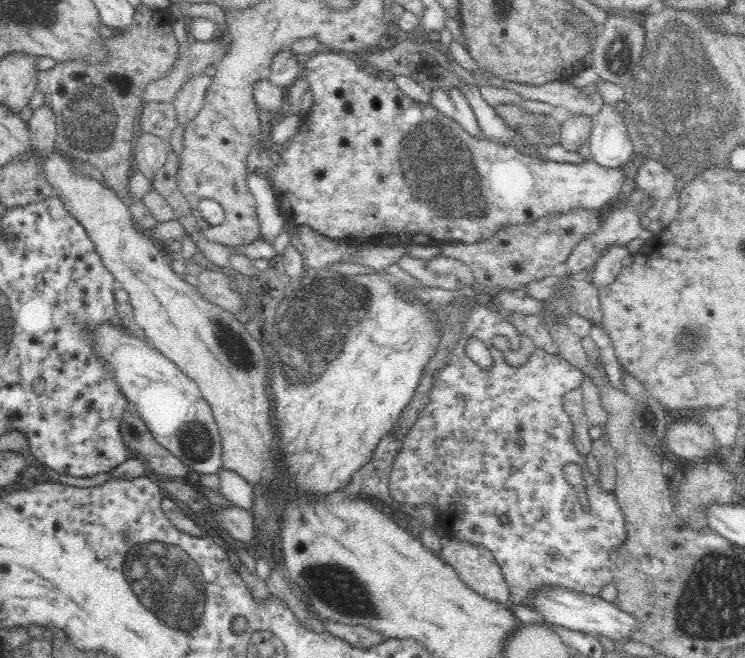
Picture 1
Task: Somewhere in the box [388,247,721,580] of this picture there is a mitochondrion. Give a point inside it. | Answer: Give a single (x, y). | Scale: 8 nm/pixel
(693, 333)

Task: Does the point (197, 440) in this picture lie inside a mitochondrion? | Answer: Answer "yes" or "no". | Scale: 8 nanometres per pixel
yes

